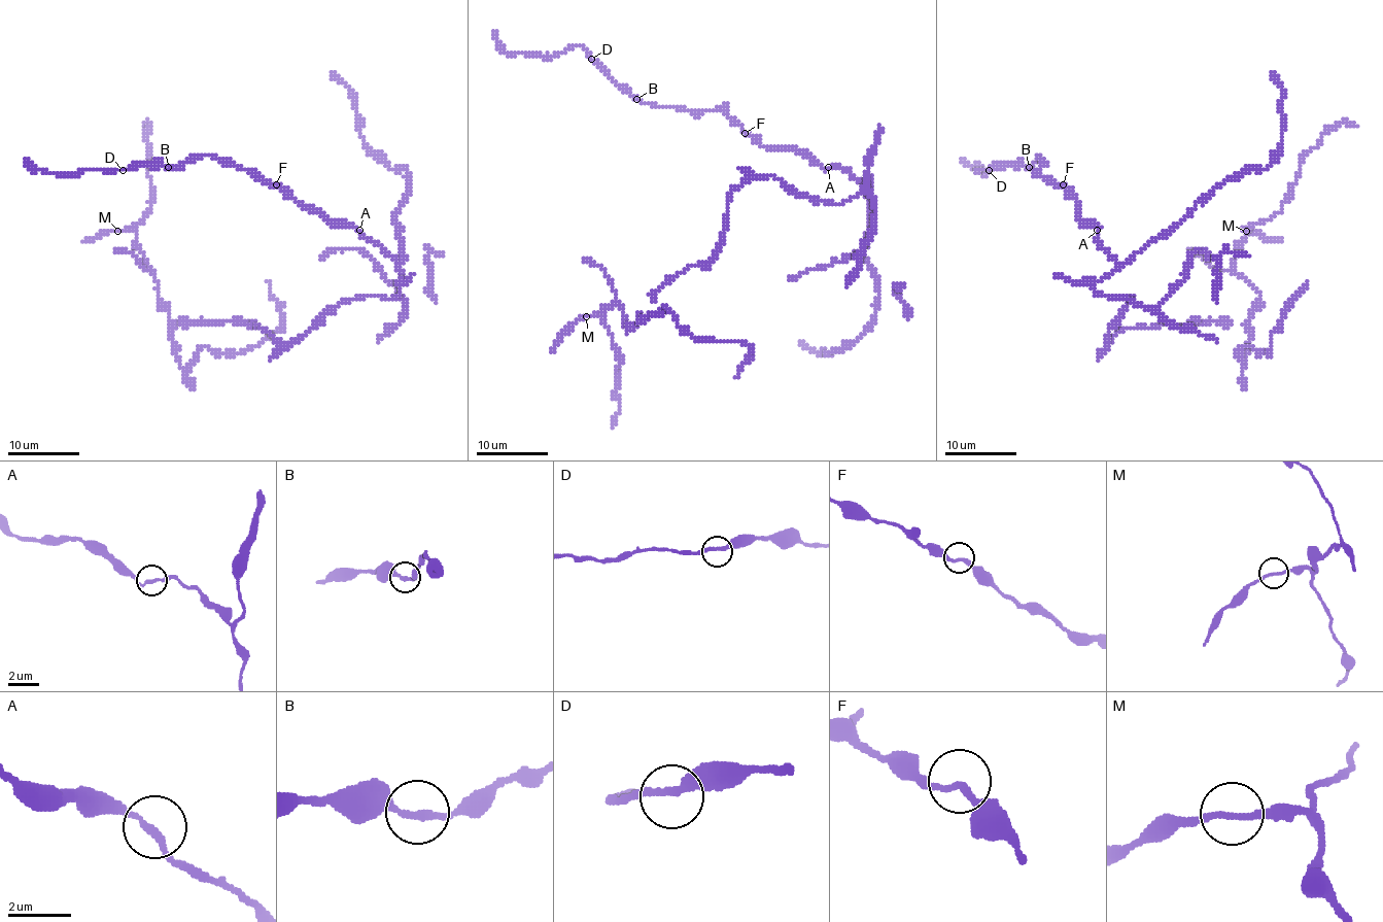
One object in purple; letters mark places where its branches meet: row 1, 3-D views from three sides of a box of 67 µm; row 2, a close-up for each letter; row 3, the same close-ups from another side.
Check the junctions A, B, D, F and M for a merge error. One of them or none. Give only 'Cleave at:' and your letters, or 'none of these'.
Cleave at: none of these

